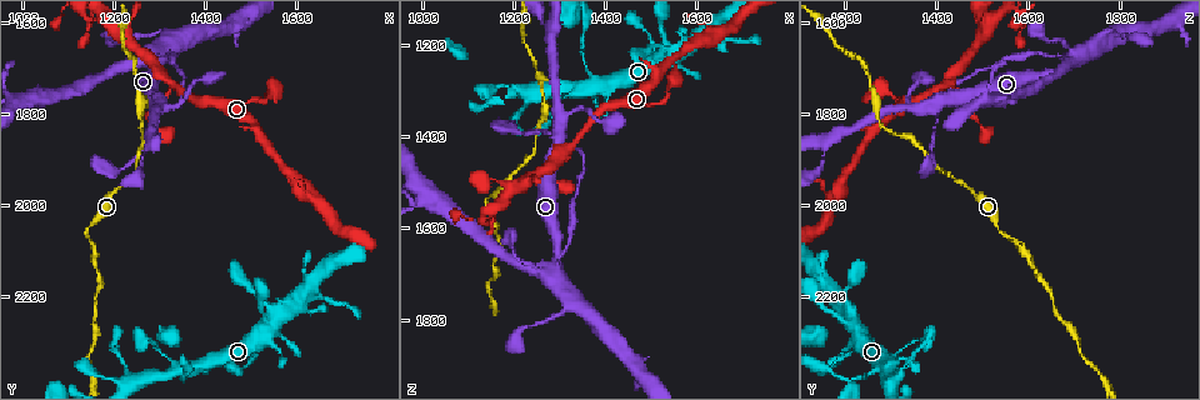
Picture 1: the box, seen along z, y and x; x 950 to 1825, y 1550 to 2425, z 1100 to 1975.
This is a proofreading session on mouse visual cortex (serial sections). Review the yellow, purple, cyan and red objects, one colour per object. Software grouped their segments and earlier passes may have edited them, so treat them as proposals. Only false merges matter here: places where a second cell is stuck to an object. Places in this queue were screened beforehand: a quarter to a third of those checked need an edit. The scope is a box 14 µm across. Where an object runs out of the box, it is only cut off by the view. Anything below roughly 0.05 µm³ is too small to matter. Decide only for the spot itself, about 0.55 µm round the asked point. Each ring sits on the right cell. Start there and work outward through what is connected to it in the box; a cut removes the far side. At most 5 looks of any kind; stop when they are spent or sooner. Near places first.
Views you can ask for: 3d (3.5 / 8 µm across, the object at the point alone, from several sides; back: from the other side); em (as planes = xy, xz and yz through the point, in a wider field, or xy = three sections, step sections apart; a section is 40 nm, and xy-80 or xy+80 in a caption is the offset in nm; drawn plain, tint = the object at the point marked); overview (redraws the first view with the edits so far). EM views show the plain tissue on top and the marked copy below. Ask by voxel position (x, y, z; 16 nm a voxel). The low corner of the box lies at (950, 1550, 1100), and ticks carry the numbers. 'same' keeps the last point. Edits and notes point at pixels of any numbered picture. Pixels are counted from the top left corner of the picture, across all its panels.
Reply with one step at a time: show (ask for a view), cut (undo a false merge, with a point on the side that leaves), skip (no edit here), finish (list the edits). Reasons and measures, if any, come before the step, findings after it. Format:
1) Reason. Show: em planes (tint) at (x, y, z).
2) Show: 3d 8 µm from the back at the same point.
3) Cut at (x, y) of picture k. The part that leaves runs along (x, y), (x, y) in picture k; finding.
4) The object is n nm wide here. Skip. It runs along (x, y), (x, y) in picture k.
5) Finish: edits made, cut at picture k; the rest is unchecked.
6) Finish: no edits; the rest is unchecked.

Narrows sharply. Show: 3d 3.5 µm at (1300, 1820, 1400).

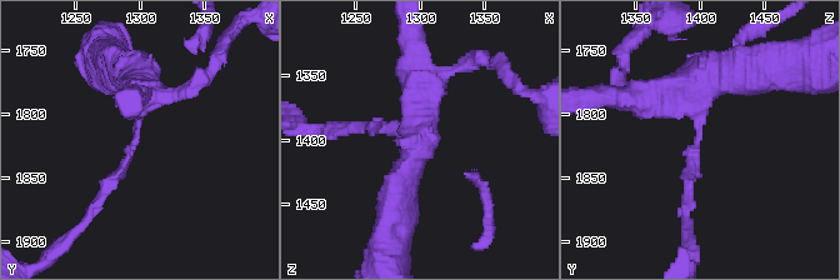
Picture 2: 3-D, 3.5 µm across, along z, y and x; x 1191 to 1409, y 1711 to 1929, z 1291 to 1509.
The arms are 150, 450 nm wide. Show: em planes (tint) at (1300, 1814, 1400).

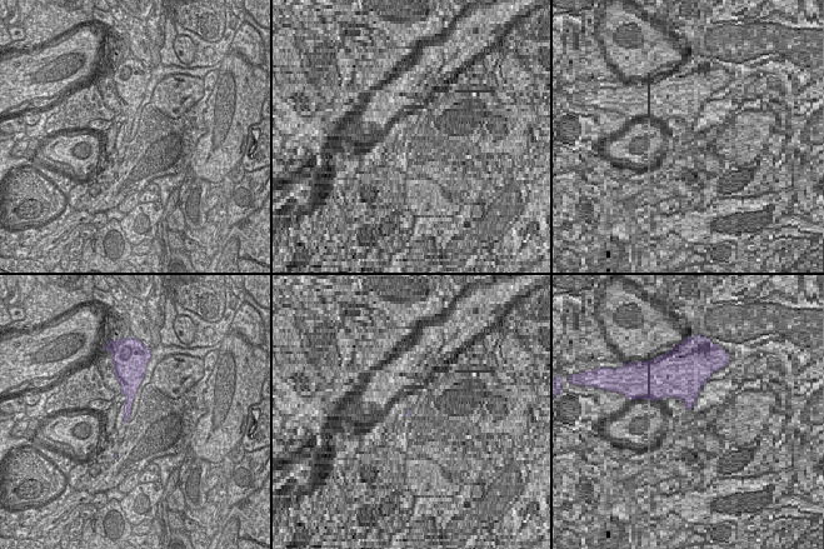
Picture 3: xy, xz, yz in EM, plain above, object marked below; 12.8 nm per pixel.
Skip. It runs along (726, 73), (695, 84), (689, 203) in picture 2; one cell here.

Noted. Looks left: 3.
Abrupt turn. Show: 3d 8 µm at (1240, 2380, 1310).

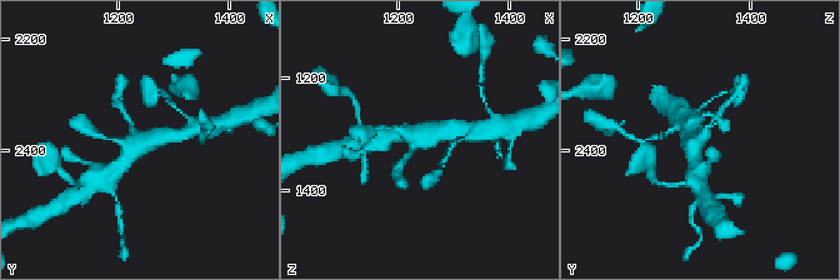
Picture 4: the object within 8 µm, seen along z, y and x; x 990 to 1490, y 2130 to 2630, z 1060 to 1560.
Show: em planes (tint) at (1235, 2375, 1315).

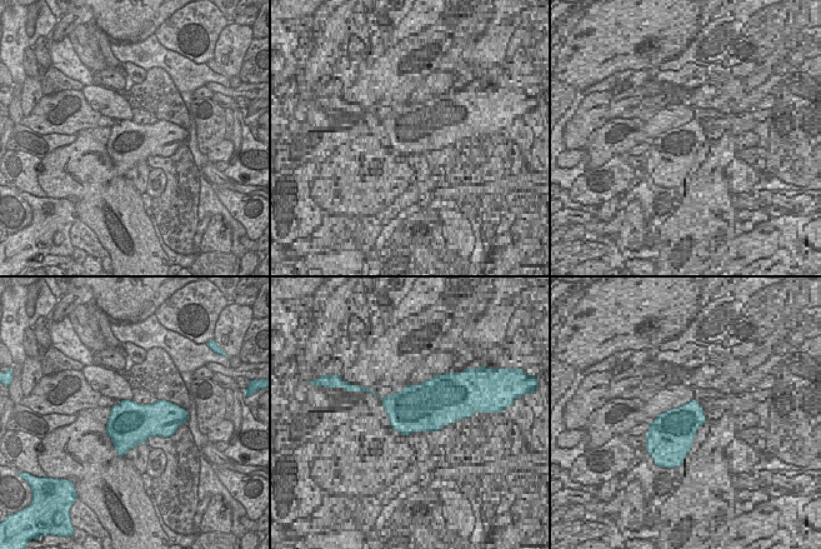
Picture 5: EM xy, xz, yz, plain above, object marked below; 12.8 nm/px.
The arms are 150, 150, 400, 500 nm wide. Skip. It runs along (451, 131), (423, 136), (404, 160) in picture 4; all the same cell.

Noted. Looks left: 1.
Finish: no edits; the rest is unchecked.

